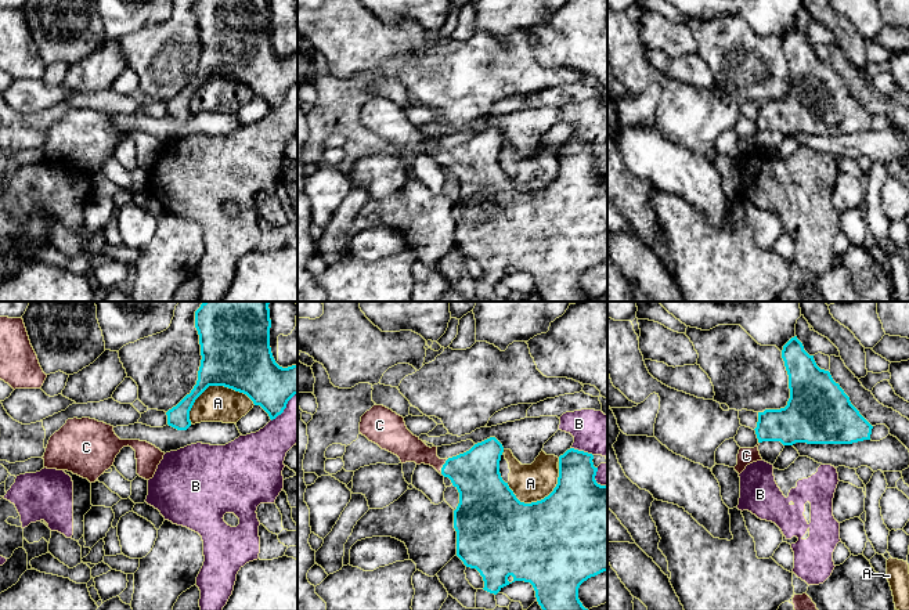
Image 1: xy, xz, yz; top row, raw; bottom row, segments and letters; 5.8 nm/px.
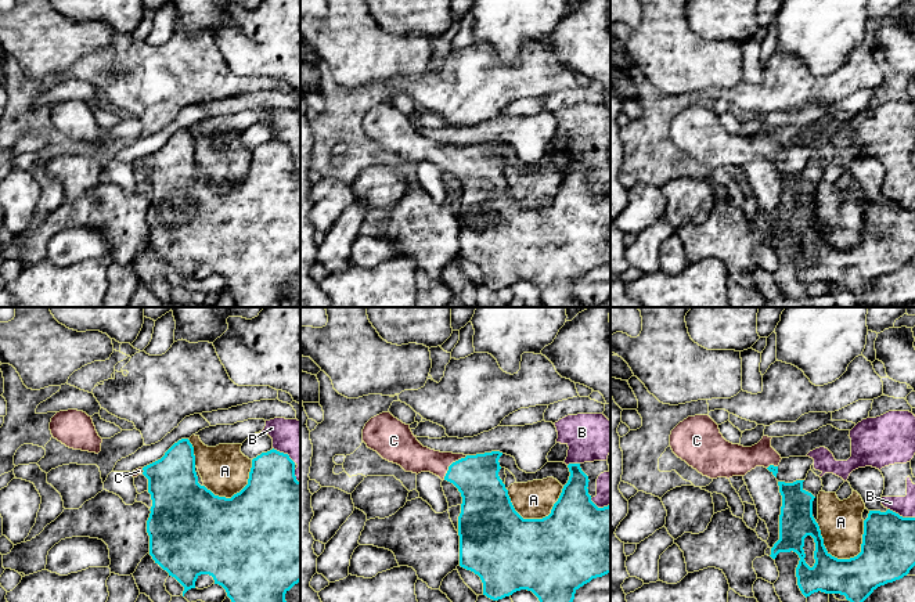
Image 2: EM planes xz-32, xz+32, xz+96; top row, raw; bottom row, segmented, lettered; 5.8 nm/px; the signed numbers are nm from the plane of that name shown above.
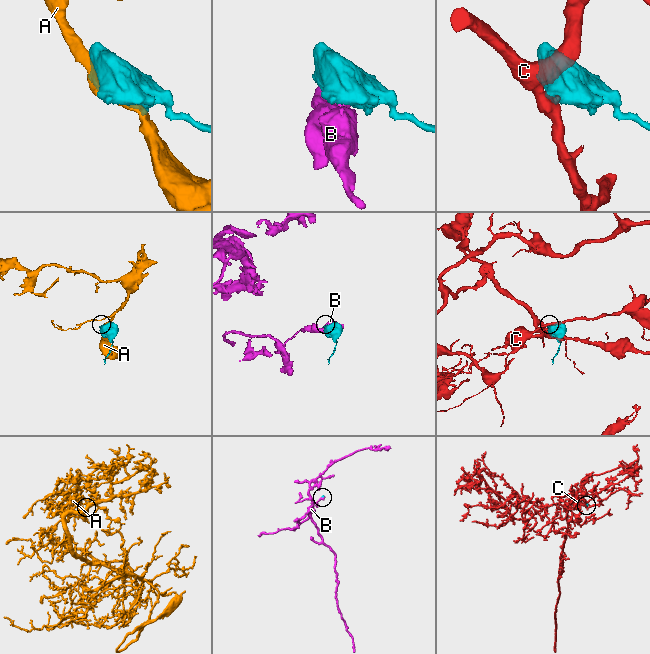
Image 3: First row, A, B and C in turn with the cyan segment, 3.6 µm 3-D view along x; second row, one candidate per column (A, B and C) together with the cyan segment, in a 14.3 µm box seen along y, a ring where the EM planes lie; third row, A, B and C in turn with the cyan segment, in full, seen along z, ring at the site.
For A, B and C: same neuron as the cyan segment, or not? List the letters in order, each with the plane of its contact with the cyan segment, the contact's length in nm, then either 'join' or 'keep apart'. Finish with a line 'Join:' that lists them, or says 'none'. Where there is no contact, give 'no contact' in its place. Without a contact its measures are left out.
A: xy | 400 nm | keep apart
B: xz | 140 nm | keep apart
C: xz | 100 nm | join
Join: C

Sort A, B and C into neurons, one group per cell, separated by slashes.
A / B / C

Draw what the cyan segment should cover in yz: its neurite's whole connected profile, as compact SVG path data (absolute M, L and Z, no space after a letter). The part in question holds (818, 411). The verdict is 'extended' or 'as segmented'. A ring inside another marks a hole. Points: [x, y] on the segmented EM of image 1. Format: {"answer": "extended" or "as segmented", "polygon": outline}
{"answer": "as segmented", "polygon": "M797 336L782 350L782 358L789 375L790 398L780 409L758 412L755 434L758 443L780 441L783 445L807 444L852 444L870 440L873 426L851 404L850 397L836 383L829 371L820 369L814 355L809 355Z"}

